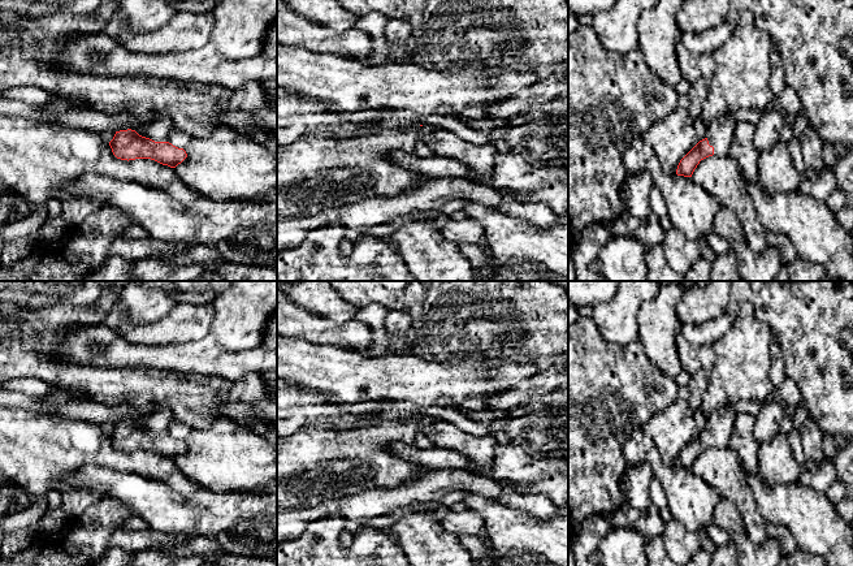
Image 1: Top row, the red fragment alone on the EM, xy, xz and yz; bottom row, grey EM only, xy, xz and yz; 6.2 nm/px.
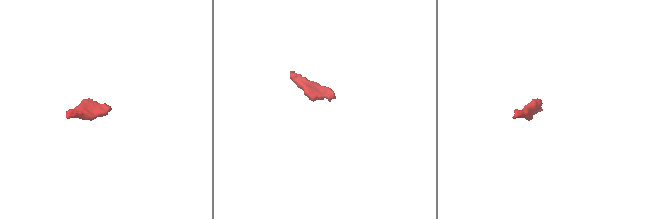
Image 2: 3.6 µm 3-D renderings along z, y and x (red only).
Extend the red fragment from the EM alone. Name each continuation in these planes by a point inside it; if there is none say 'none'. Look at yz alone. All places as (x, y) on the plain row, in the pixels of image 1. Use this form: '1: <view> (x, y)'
1: yz (719, 426)

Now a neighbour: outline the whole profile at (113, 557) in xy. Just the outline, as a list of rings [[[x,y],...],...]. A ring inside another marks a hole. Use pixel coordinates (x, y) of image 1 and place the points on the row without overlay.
[[[112,548],[96,562],[88,566],[131,566],[131,554],[120,549]]]

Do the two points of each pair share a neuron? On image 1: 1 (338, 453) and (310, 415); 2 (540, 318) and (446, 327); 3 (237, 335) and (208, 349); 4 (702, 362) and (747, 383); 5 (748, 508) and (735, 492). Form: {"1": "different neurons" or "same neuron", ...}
{"1": "different neurons", "2": "same neuron", "3": "different neurons", "4": "different neurons", "5": "same neuron"}

